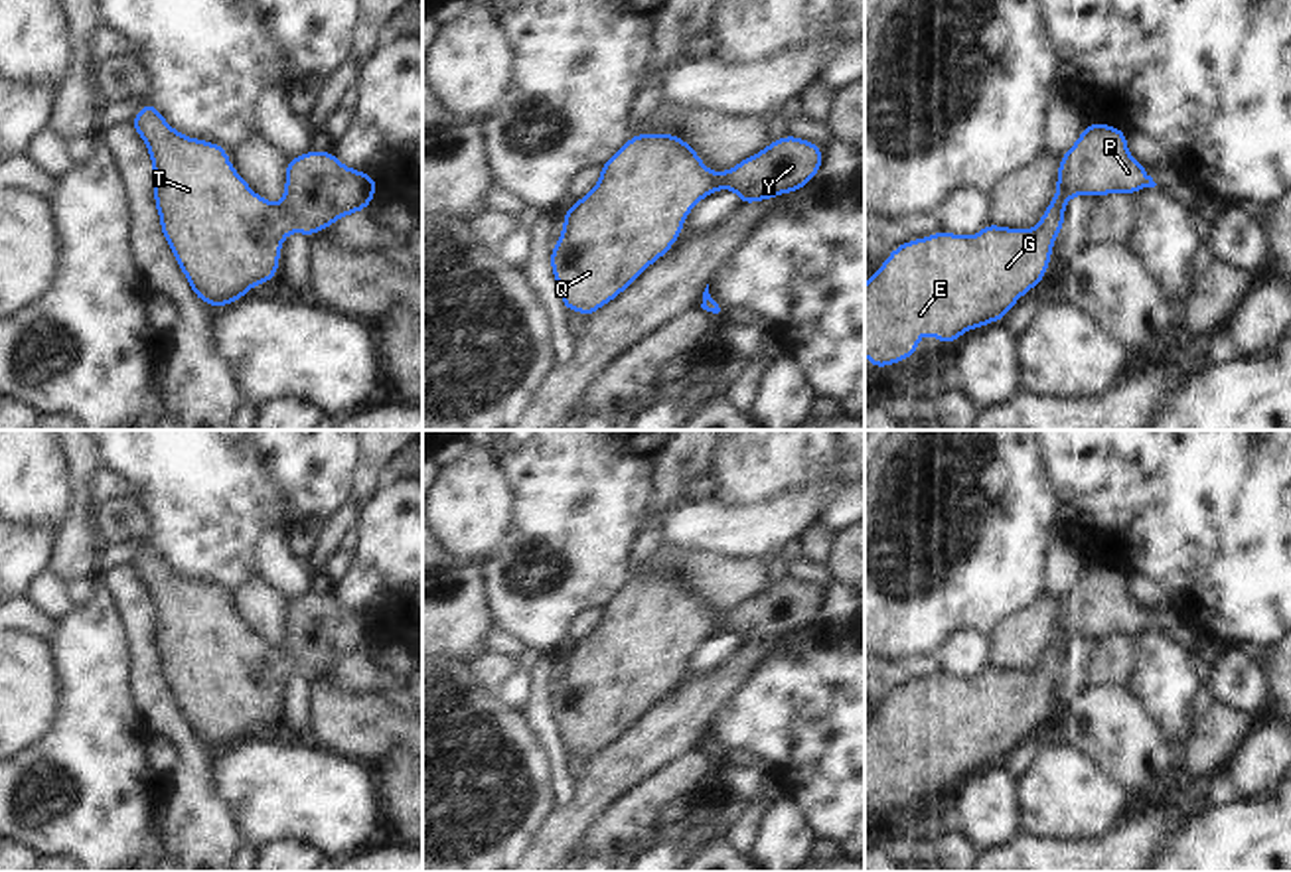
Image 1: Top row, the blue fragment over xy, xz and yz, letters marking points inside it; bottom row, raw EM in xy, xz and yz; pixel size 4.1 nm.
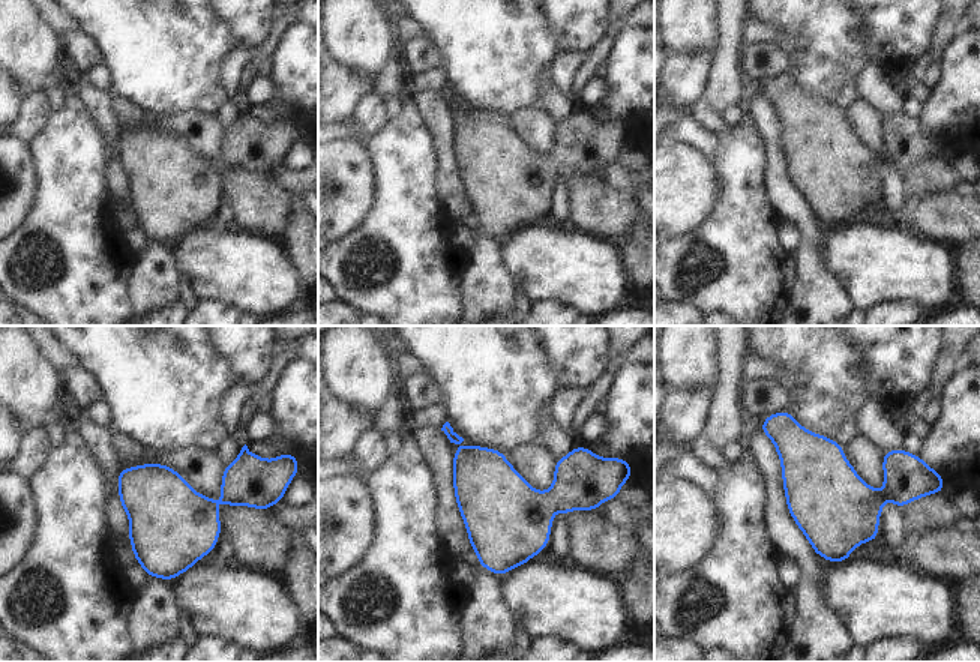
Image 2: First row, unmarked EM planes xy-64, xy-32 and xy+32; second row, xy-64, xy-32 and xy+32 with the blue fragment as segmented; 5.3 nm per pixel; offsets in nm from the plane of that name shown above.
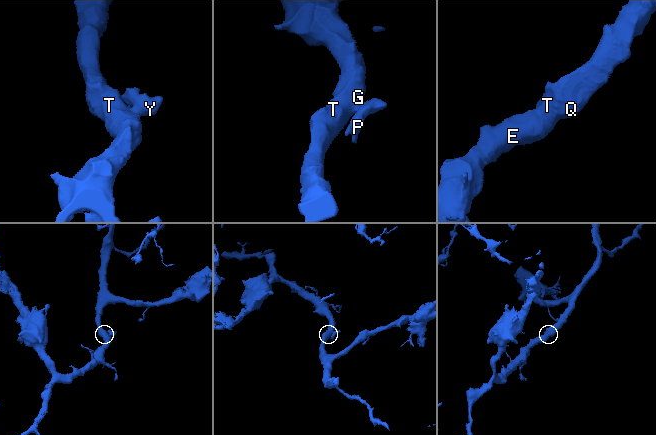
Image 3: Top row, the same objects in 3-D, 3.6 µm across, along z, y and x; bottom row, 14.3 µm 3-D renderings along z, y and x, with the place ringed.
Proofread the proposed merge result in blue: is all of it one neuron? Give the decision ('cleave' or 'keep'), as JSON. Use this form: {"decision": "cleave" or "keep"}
{"decision": "keep"}

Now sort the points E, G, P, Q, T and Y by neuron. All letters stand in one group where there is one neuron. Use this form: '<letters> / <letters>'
E G P Q T Y

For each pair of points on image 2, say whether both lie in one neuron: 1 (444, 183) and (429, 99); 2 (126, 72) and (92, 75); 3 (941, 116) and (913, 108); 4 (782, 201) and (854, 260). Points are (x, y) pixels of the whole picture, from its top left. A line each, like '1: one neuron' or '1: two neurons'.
1: one neuron
2: two neurons
3: two neurons
4: two neurons

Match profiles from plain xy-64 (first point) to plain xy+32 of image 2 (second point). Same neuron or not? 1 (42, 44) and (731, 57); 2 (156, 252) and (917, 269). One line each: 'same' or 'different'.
1: different
2: different

